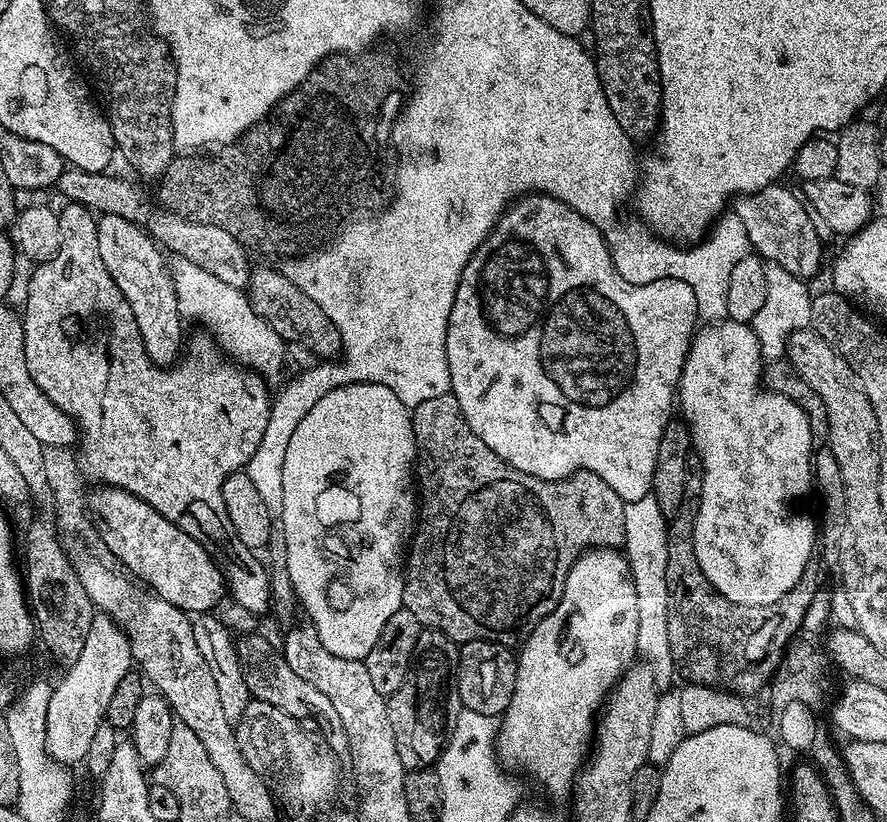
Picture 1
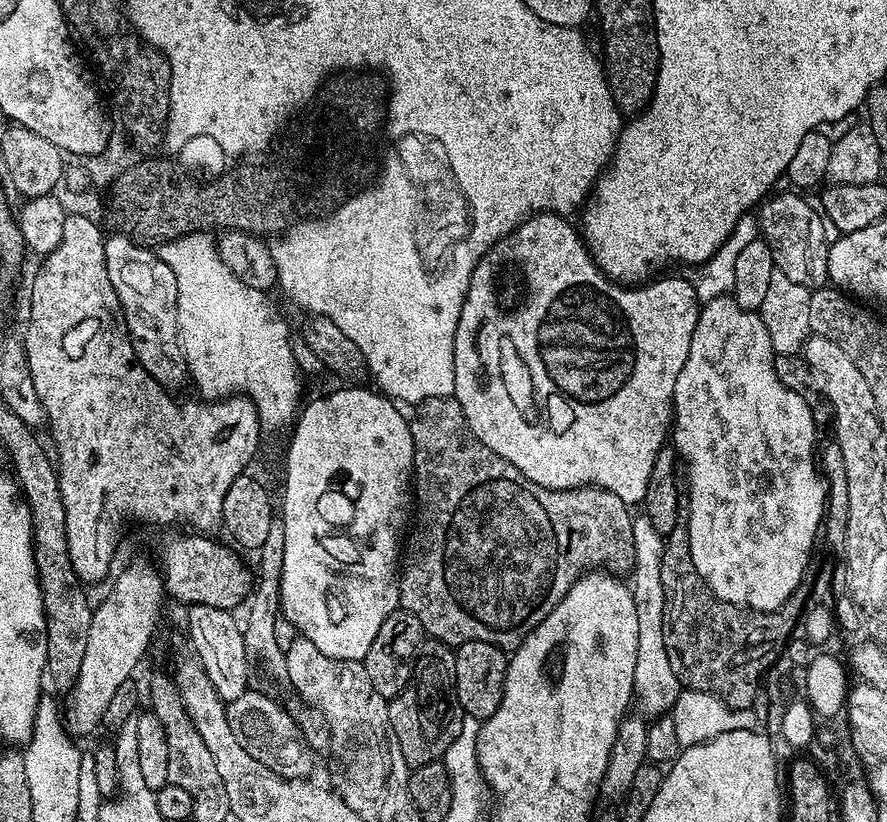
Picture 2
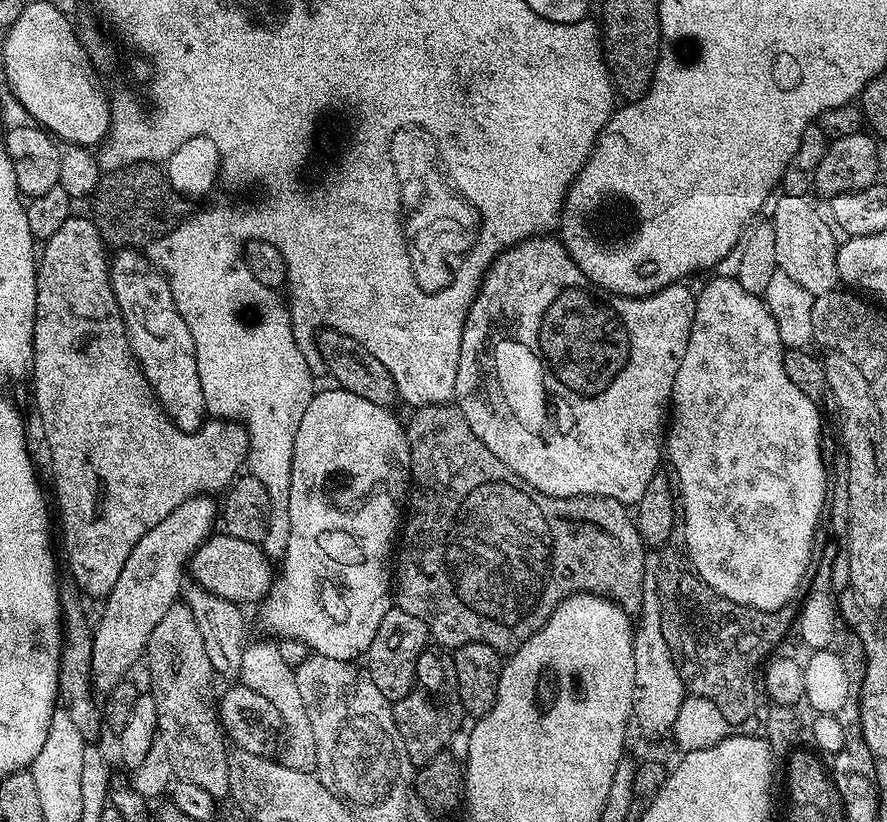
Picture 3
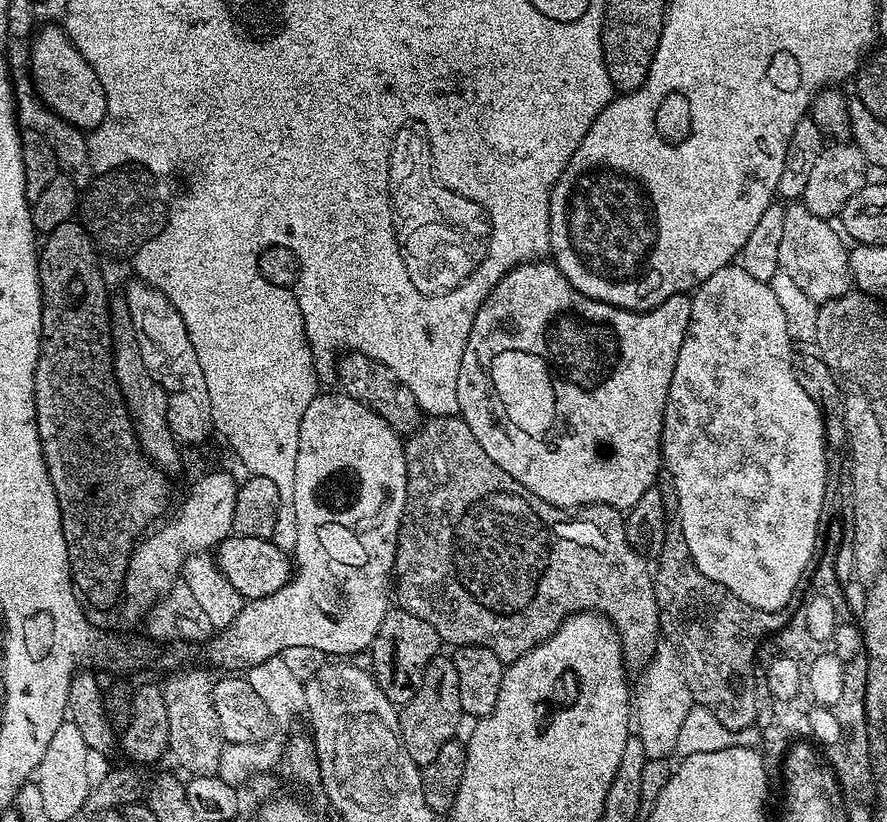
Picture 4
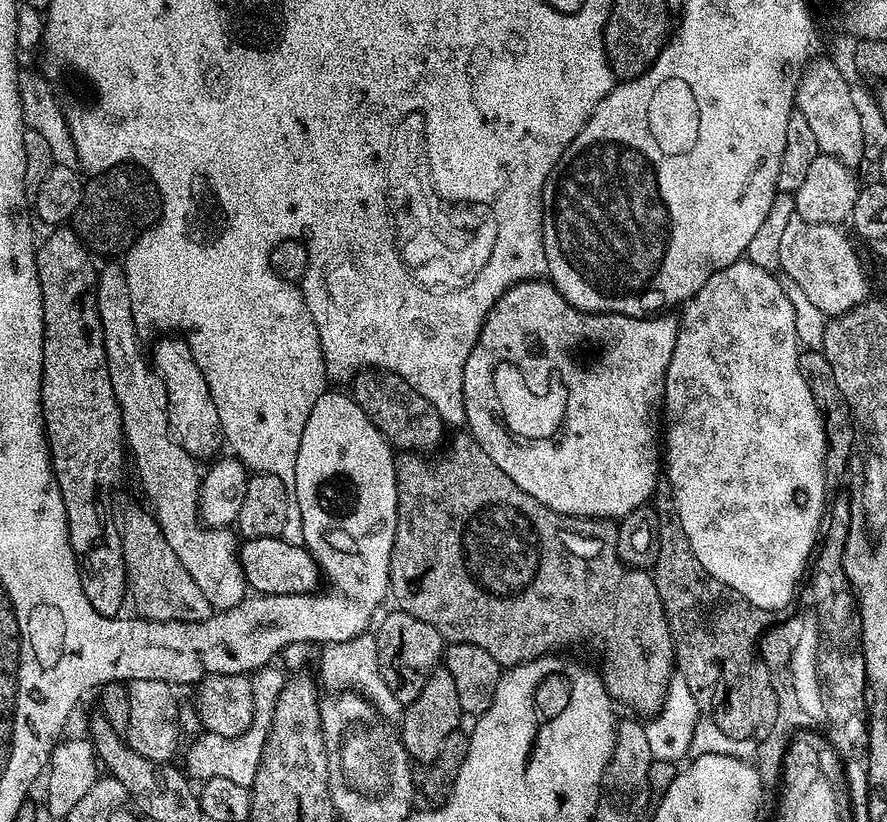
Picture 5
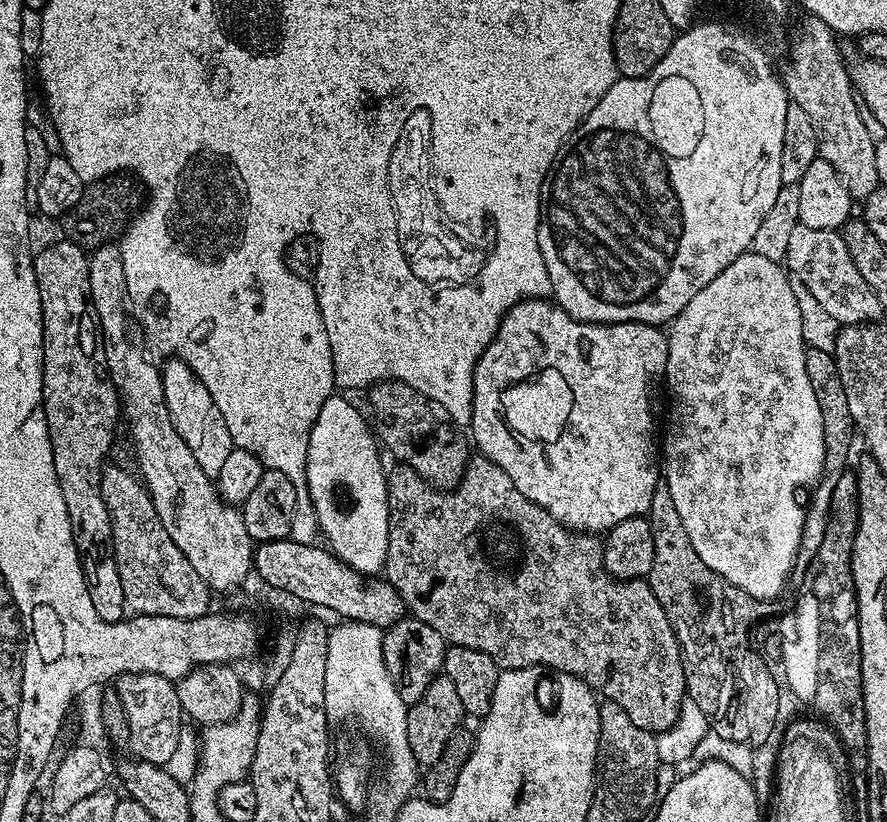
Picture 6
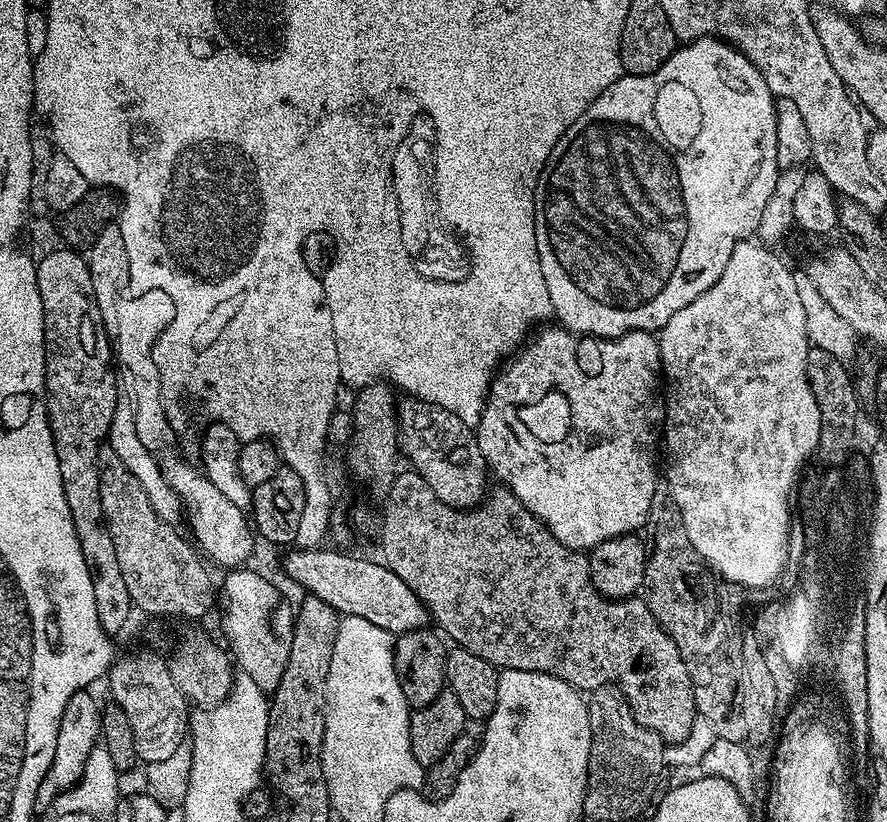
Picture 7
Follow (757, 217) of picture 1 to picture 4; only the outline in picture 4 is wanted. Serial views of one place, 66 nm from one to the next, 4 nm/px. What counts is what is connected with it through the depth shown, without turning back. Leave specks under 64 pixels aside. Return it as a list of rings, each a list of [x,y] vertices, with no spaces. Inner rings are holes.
[[[792,202],[785,207],[786,223],[782,226],[782,242],[778,245],[778,258],[780,259],[780,271],[790,274],[794,278],[794,283],[802,294],[806,294],[817,302],[833,300],[839,296],[844,296],[853,287],[852,271],[848,265],[849,249],[844,248],[846,240],[835,227],[831,228],[829,221],[818,214],[810,214],[806,210],[803,202]]]

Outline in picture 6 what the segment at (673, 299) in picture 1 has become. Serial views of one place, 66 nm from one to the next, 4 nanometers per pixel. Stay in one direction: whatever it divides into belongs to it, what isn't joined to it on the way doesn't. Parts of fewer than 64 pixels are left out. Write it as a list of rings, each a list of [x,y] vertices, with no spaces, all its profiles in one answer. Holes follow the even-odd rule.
[[[551,299],[522,300],[504,313],[500,329],[496,331],[496,336],[488,343],[476,363],[472,391],[471,439],[475,447],[476,444],[480,447],[477,448],[479,455],[486,456],[498,466],[502,466],[502,470],[510,474],[510,482],[514,482],[514,486],[518,486],[518,490],[522,490],[522,494],[526,494],[530,502],[542,506],[558,523],[574,532],[604,534],[608,529],[618,526],[618,522],[626,522],[626,518],[647,516],[656,485],[662,480],[662,468],[658,463],[658,428],[656,432],[652,395],[656,392],[655,380],[663,377],[667,353],[668,337],[657,325],[635,324],[632,320],[625,324],[587,324],[566,314],[566,310],[562,310],[560,305]]]

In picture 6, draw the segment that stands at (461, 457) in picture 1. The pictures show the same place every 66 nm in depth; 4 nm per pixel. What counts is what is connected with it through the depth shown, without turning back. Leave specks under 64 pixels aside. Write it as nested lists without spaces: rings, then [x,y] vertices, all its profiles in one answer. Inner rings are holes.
[[[479,454],[468,461],[464,477],[460,485],[451,490],[433,488],[426,483],[410,466],[402,463],[388,472],[388,509],[390,510],[390,534],[384,572],[389,584],[398,590],[404,599],[404,607],[415,619],[434,626],[442,634],[448,644],[470,646],[470,650],[482,650],[494,658],[494,662],[503,670],[506,668],[553,668],[559,672],[570,674],[579,680],[585,680],[593,692],[605,701],[622,706],[626,714],[630,714],[630,722],[642,730],[653,734],[669,732],[678,722],[680,708],[686,699],[684,686],[684,659],[680,653],[680,643],[666,618],[666,610],[662,610],[662,602],[654,598],[654,590],[643,580],[616,580],[604,569],[604,546],[595,535],[574,532],[558,523],[542,506],[530,502],[514,482],[510,482],[510,474],[502,470],[494,461]]]

